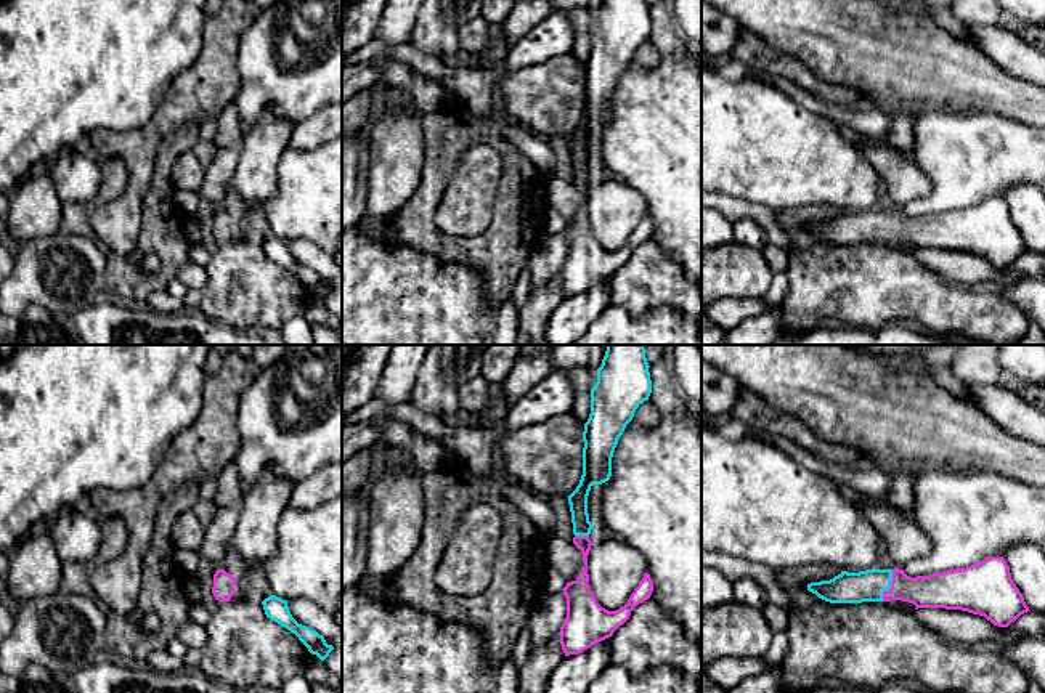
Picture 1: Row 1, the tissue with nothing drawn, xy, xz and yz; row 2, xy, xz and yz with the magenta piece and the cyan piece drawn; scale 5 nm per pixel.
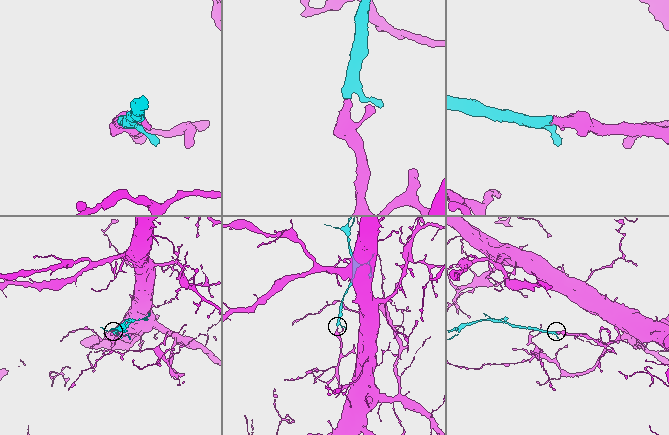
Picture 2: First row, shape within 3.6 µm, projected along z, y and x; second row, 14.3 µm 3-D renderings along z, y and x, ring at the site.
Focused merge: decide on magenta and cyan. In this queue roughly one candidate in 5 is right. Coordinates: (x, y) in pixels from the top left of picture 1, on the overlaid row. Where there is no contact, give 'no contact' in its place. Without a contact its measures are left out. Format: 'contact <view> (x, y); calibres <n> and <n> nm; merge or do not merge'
contact yz (891, 586); calibres 180 and 160 nm; merge

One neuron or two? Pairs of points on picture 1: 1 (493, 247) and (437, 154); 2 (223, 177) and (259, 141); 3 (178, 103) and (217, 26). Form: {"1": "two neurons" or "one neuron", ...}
{"1": "one neuron", "2": "two neurons", "3": "one neuron"}

